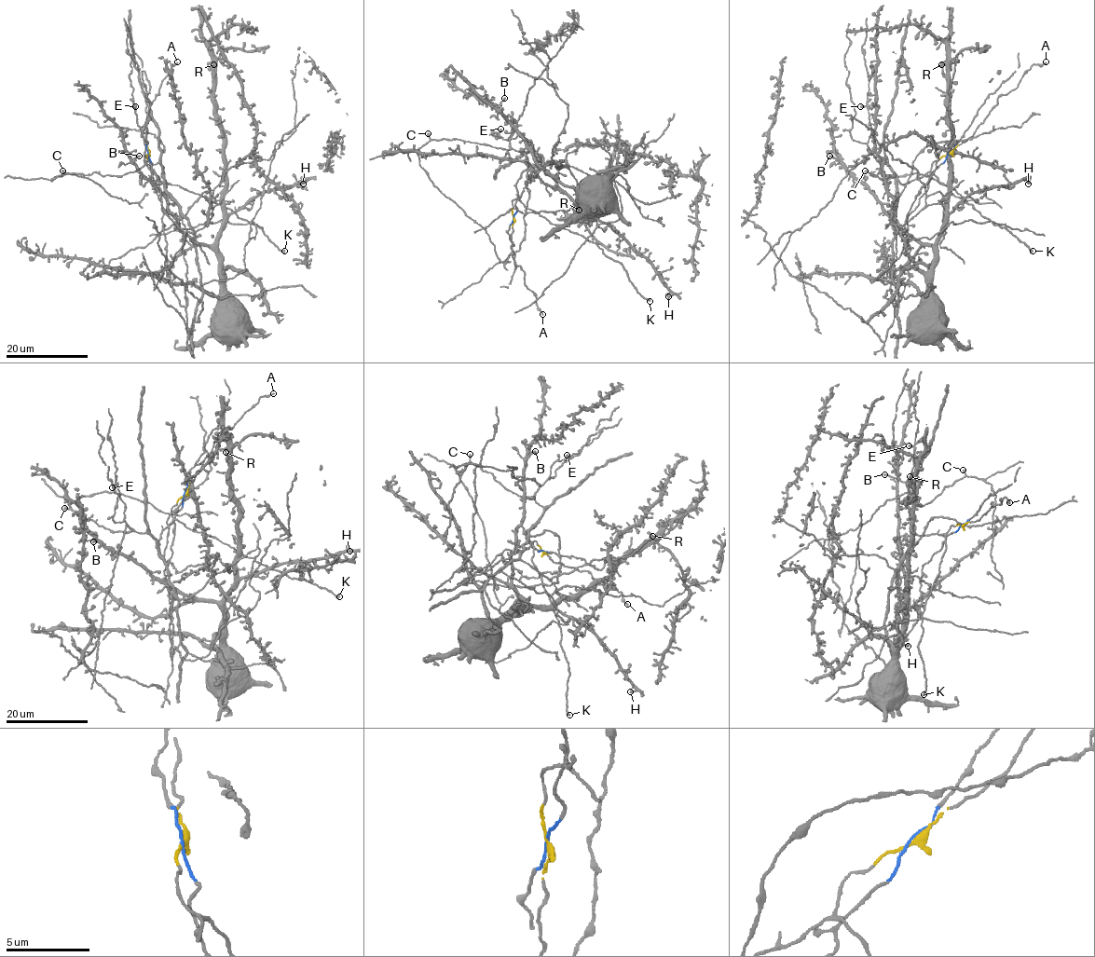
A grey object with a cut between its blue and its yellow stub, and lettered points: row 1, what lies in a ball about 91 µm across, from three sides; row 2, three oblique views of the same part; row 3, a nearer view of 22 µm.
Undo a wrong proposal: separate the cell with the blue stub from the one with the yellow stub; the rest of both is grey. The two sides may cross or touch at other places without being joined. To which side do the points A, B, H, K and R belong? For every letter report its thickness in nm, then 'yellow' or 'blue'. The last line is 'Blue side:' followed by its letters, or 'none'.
A: 180 nm | yellow
B: 260 nm | blue
H: 400 nm | blue
K: 280 nm | yellow
R: 320 nm | blue
Blue side: B, H, R

